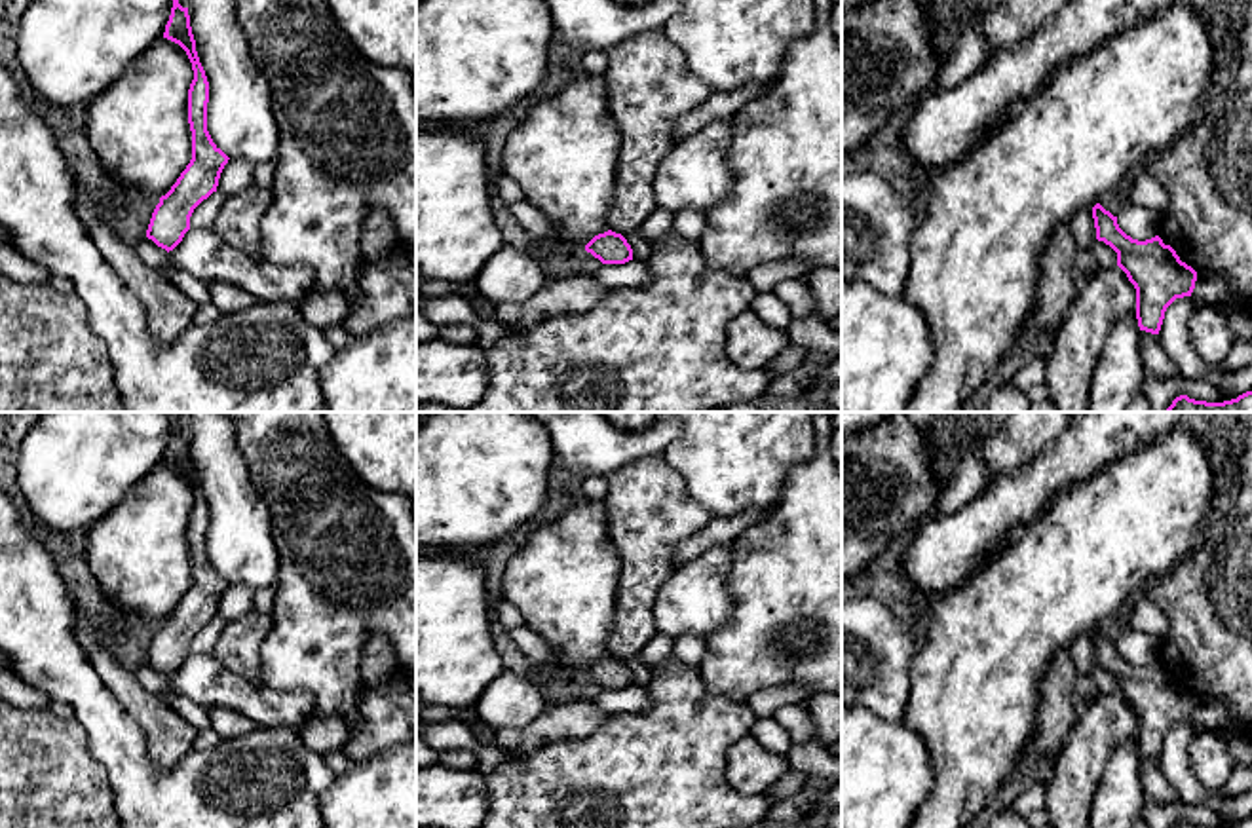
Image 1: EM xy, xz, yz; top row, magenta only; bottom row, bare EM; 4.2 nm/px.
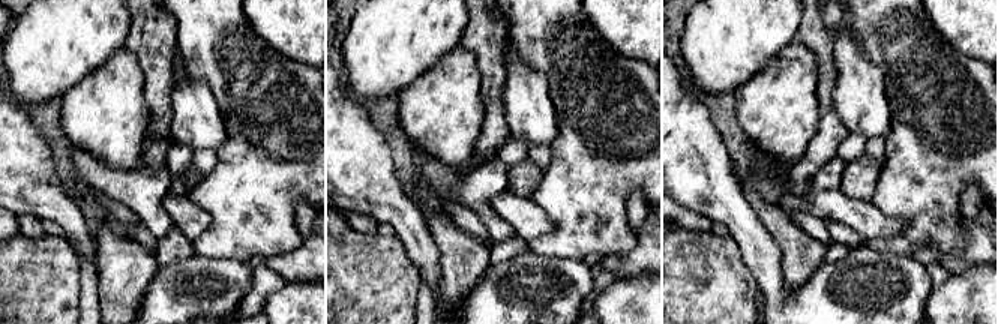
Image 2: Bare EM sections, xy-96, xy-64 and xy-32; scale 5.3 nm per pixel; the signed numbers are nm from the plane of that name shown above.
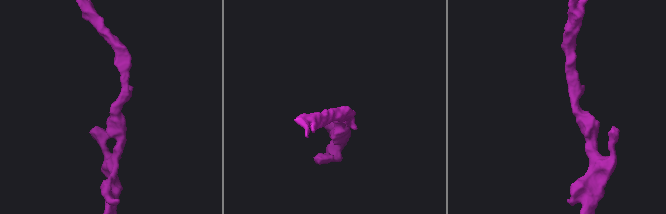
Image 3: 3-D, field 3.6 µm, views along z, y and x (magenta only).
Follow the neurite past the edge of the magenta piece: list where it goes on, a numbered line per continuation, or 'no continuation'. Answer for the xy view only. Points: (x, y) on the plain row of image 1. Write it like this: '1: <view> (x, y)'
no continuation

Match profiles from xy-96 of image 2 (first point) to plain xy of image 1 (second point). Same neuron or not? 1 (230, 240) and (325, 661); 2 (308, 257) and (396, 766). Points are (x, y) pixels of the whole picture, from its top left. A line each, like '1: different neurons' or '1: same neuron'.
1: same neuron
2: different neurons

